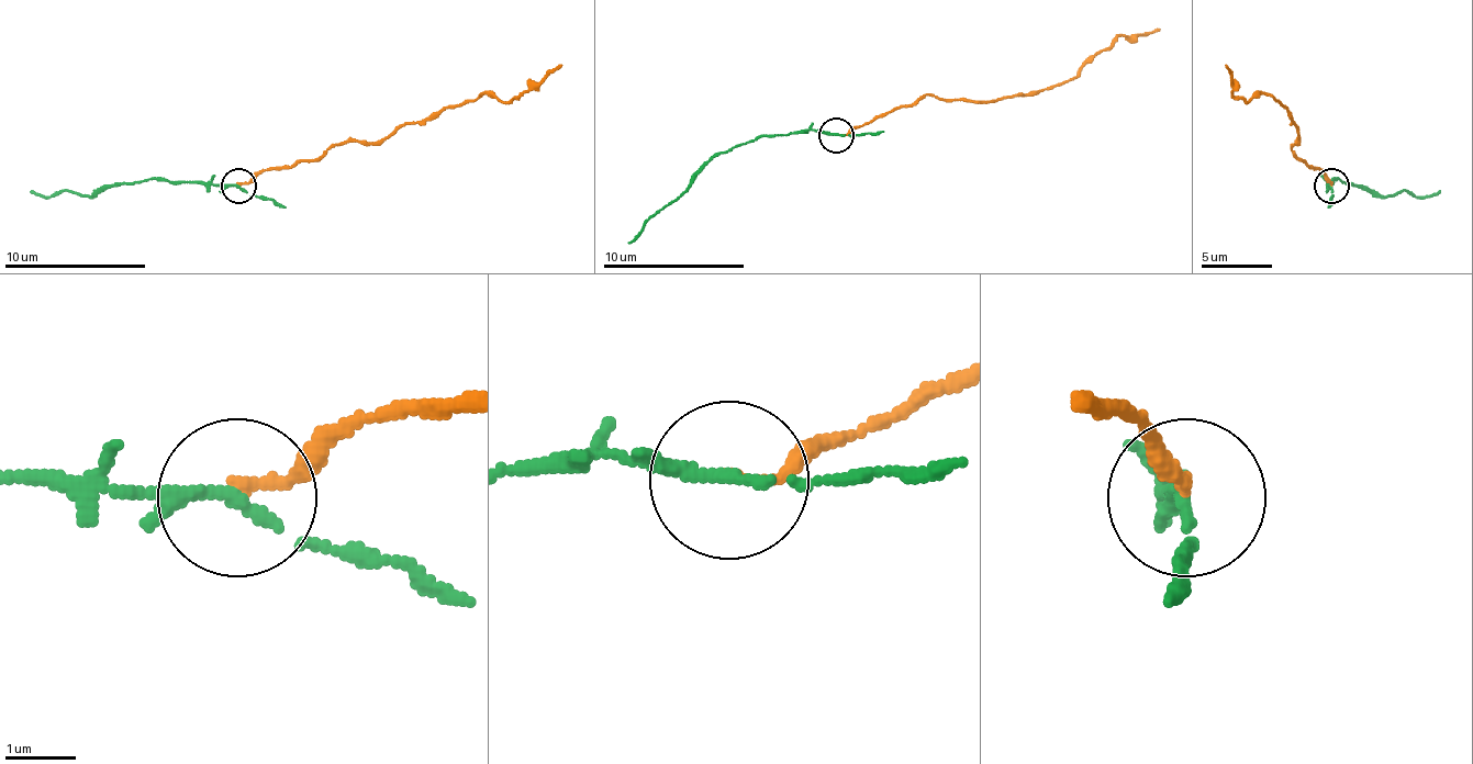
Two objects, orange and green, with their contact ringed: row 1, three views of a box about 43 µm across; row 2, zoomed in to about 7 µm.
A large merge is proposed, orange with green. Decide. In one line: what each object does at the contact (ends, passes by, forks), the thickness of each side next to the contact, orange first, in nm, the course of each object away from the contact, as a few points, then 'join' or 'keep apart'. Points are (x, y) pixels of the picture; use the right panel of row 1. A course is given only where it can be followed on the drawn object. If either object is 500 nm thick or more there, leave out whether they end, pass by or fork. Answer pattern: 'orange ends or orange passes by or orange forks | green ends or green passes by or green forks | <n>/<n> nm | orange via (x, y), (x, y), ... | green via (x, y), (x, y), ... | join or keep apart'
orange ends | green passes by | 150/170 nm | orange via (1332, 187), (1318, 169), (1294, 152), (1297, 141), (1294, 120), (1269, 94), (1245, 102), (1234, 91), (1226, 63) | green via (1332, 187), (1326, 187), (1332, 180), (1343, 180), (1382, 194), (1410, 190), (1428, 198), (1439, 190) | keep apart

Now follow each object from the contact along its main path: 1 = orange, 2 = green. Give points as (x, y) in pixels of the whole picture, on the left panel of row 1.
1: (238, 187), (348, 141), (383, 141), (479, 94), (508, 102), (533, 91), (560, 63)
2: (238, 187), (203, 187), (186, 180), (133, 180), (90, 194), (58, 190), (41, 198), (31, 190)

